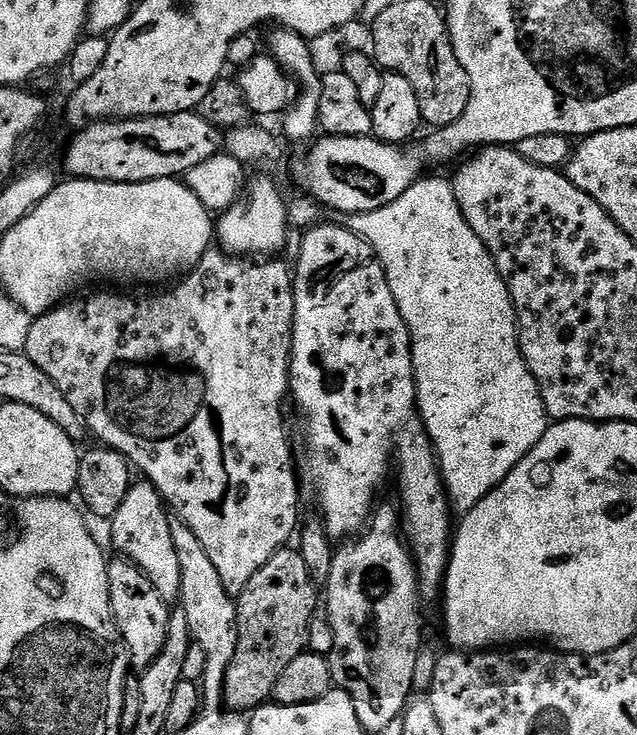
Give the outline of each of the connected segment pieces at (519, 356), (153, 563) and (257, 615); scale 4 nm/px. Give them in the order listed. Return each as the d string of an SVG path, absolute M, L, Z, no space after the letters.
M440 176L428 179L417 180L414 186L410 186L410 190L406 190L406 194L402 194L402 198L398 198L390 206L382 206L378 210L369 212L353 212L343 217L342 223L345 228L358 234L372 247L382 270L388 275L394 302L398 302L398 310L410 330L412 339L416 408L420 411L424 428L432 439L432 448L436 451L436 463L440 465L440 473L444 479L444 488L448 492L451 507L457 513L463 514L474 510L474 506L478 506L478 502L482 502L482 498L486 498L486 494L495 490L508 477L510 470L514 470L514 466L518 466L518 462L522 462L522 458L526 458L528 451L534 446L538 446L538 442L542 442L542 434L546 434L550 417L542 402L538 382L534 378L534 374L530 374L524 361L524 355L520 352L520 341L516 330L516 311L512 305L510 294L506 290L506 282L502 282L500 271L496 268L494 258L490 258L486 246L482 246L482 238L478 238L478 234L474 234L474 230L470 230L456 201L452 180L448 178L443 180Z
M147 482L133 483L132 489L126 494L122 506L110 518L112 524L112 544L119 555L125 560L134 561L150 578L154 590L162 594L169 602L180 599L182 590L182 566L178 566L178 550L174 550L174 538L170 534L169 509L160 496L159 490Z
M292 546L274 554L274 558L250 578L246 590L242 590L236 600L238 646L234 658L230 658L230 670L226 672L224 683L224 702L229 709L244 714L272 700L278 674L283 674L286 666L308 647L308 628L317 615L316 592L318 585L310 578L306 562L302 562L299 551Z

